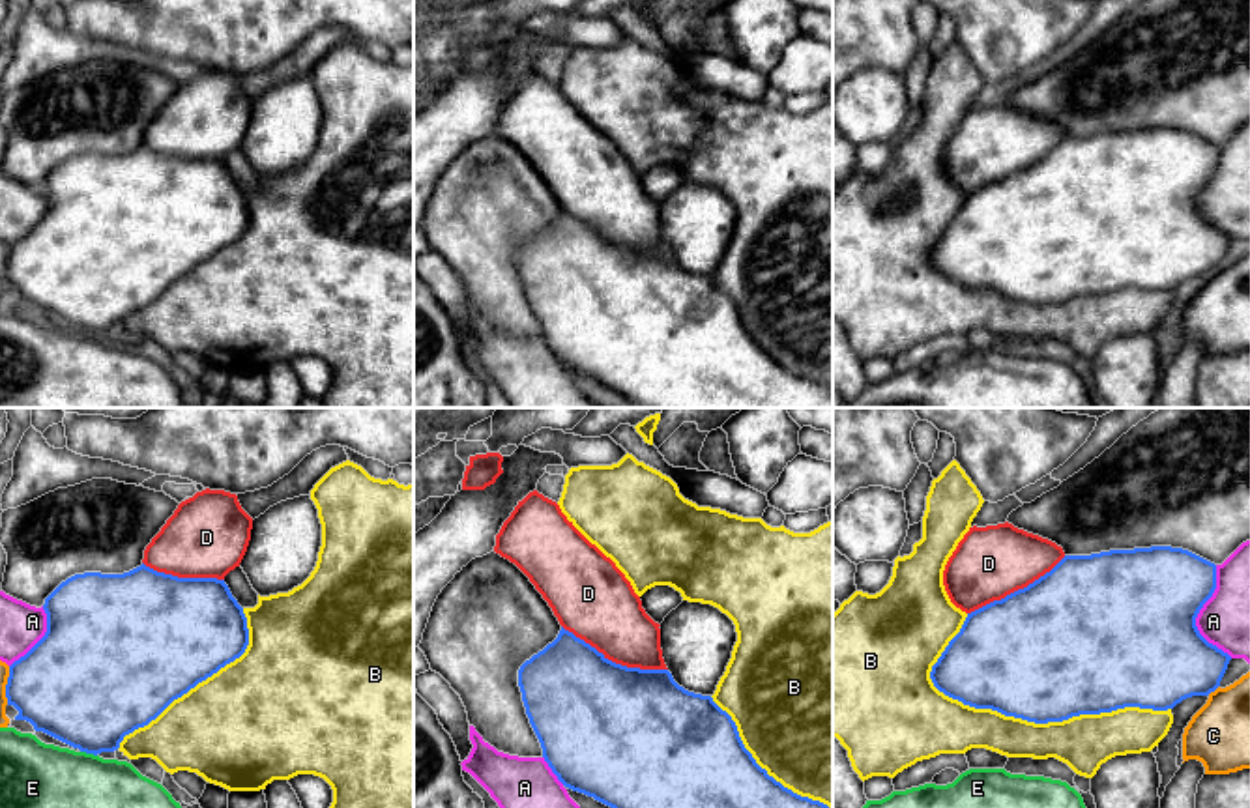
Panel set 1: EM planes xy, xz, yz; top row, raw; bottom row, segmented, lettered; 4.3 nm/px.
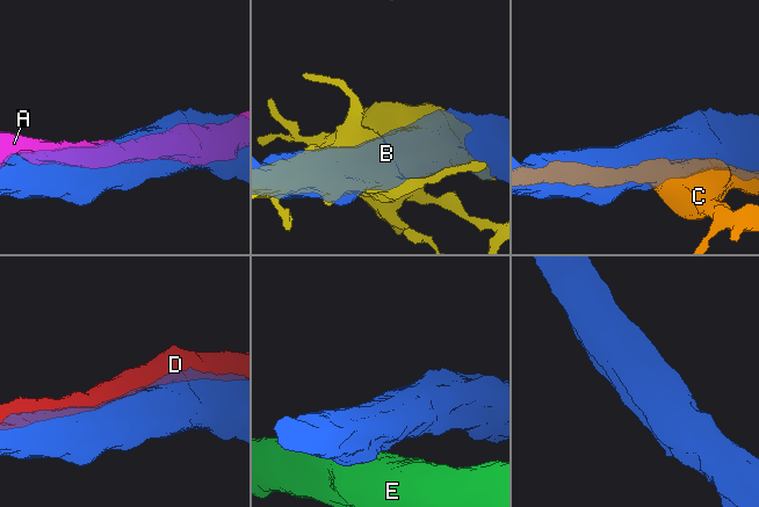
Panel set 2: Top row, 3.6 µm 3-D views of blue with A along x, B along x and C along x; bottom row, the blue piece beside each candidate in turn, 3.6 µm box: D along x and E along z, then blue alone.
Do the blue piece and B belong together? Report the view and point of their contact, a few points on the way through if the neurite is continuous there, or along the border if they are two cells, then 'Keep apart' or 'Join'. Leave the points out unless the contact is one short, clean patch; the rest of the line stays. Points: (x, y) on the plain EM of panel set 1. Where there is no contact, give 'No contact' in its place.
Touches blue at yz (1046, 303). Keep apart

